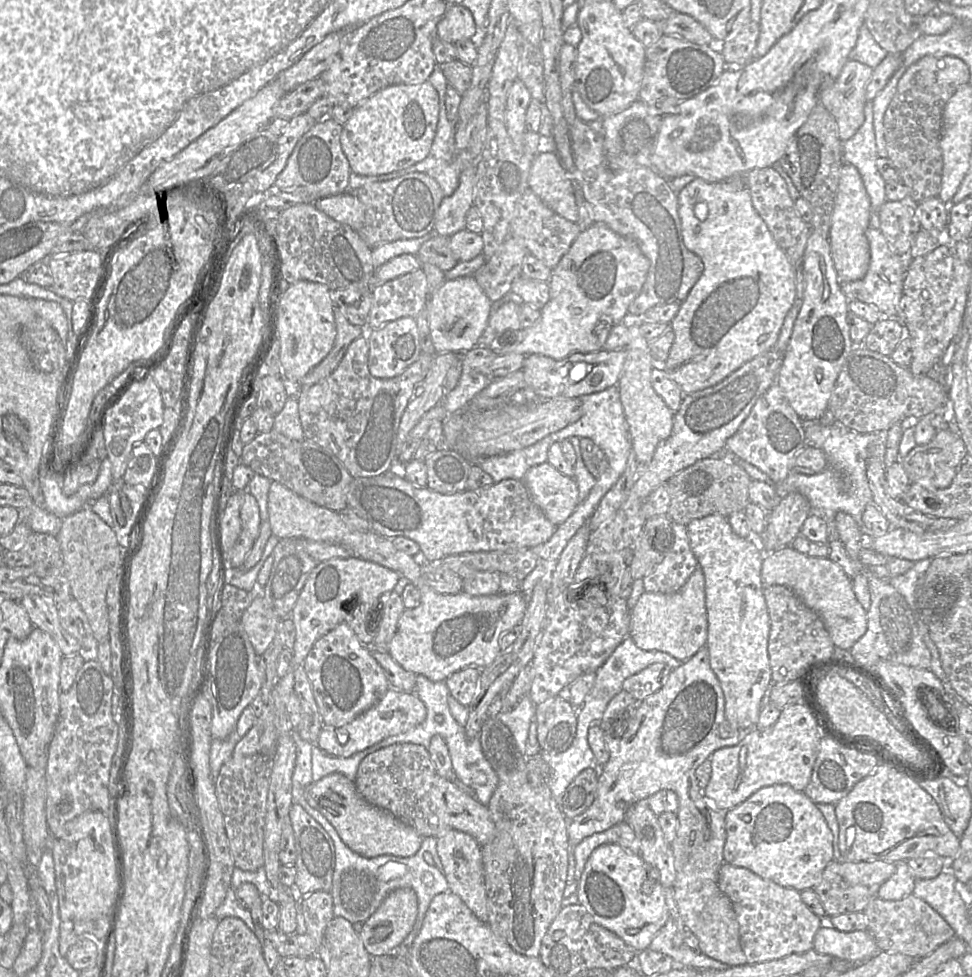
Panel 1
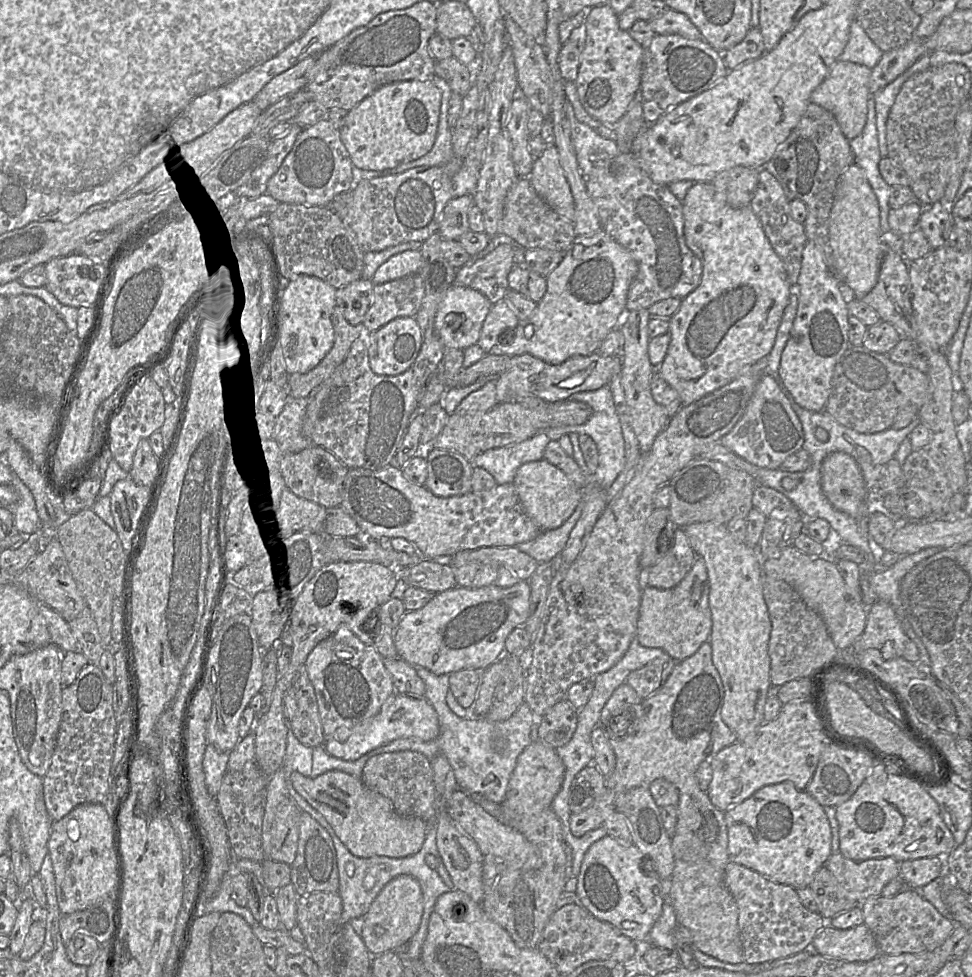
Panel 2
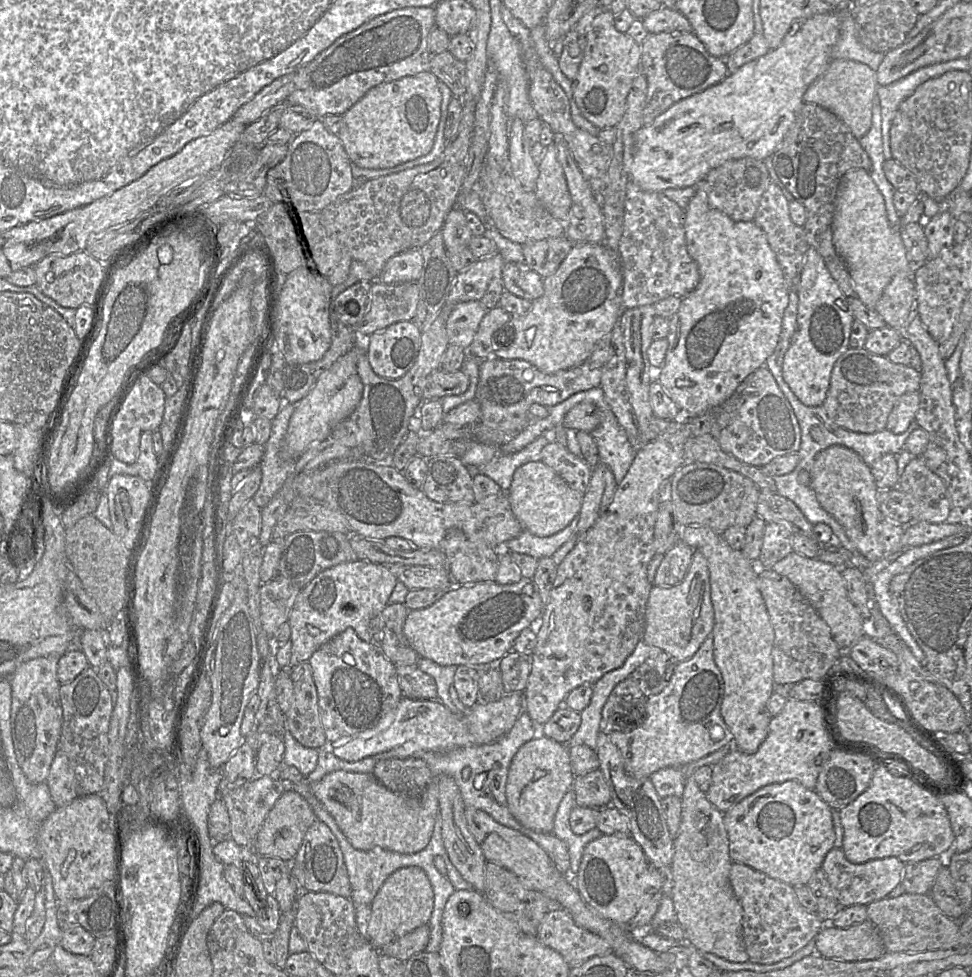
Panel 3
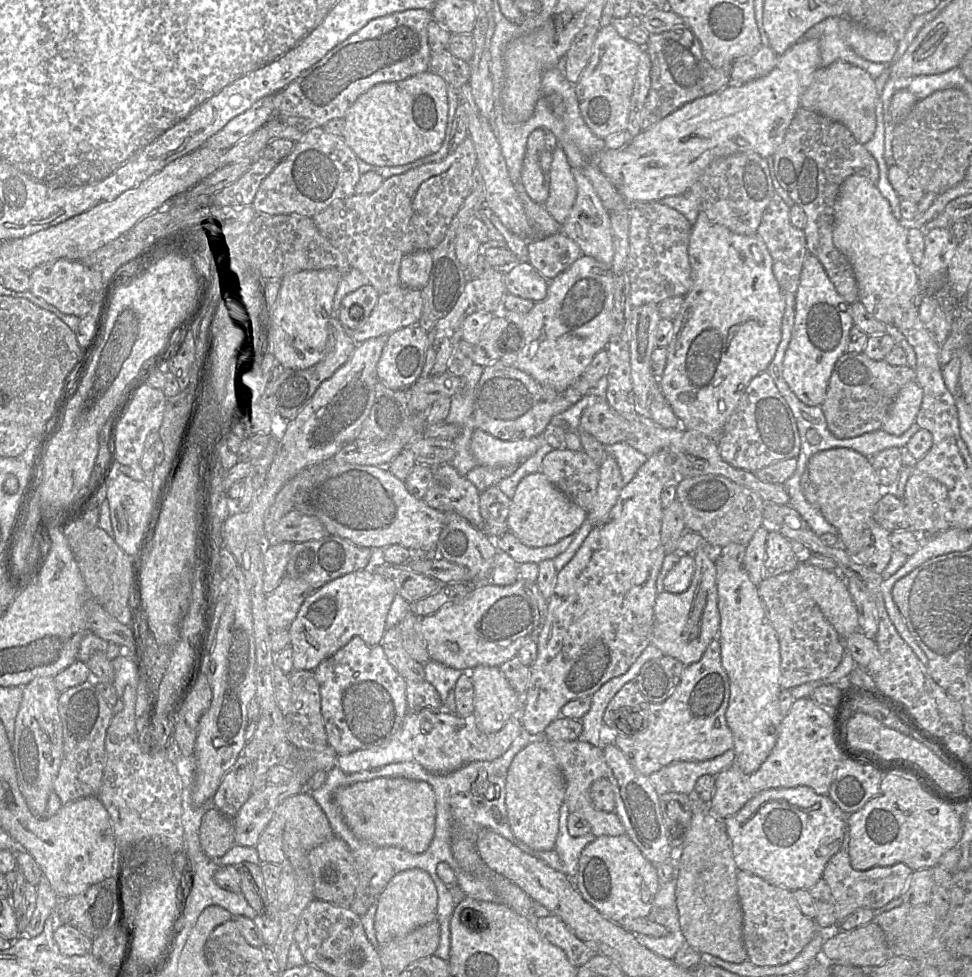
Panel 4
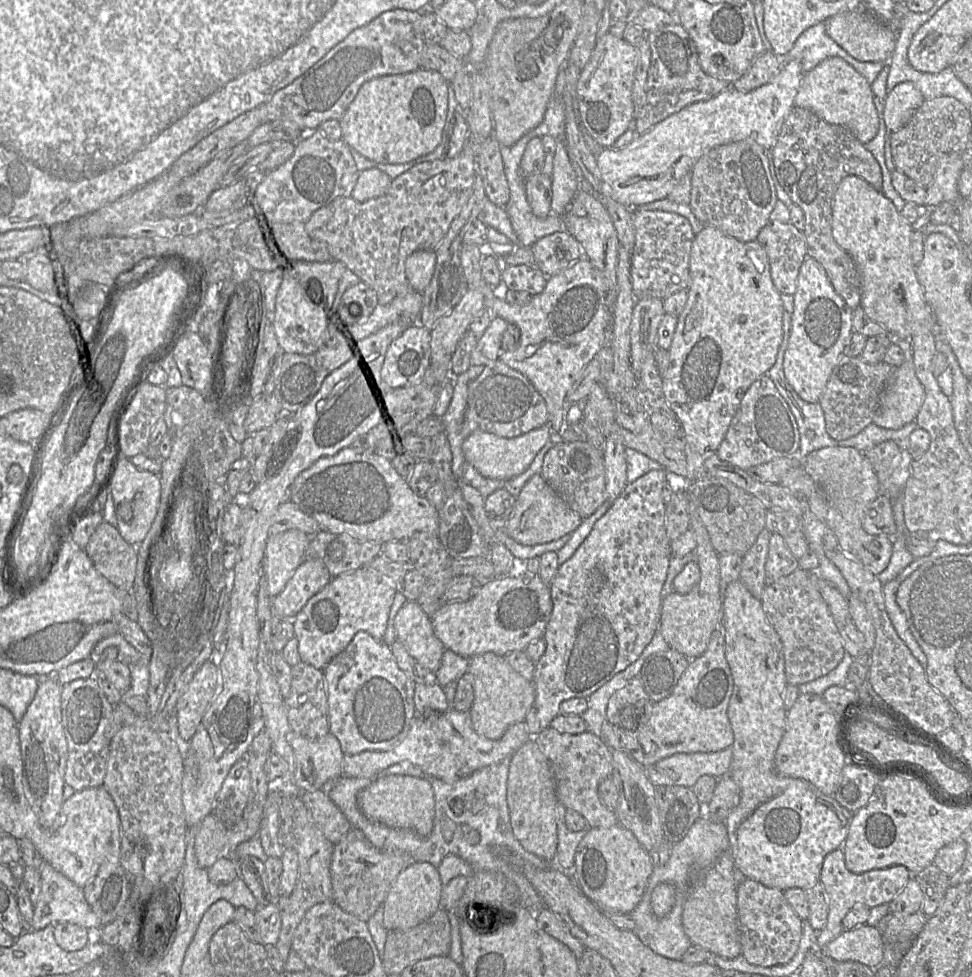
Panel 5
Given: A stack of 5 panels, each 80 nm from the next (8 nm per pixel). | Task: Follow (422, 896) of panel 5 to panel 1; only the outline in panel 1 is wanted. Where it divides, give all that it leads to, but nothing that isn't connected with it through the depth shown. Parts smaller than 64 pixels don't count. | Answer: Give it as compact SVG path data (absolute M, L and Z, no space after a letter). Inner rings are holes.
M411 888L391 892L364 922L359 935L371 957L392 954L413 929L418 898Z

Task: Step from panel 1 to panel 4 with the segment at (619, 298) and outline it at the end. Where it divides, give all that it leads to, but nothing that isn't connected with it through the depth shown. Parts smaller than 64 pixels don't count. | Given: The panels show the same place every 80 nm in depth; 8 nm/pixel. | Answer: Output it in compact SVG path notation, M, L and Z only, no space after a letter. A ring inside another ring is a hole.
M582 254L571 266L548 282L545 298L535 302L529 312L509 311L500 305L497 311L489 313L504 317L508 322L516 324L520 329L521 337L517 350L505 352L504 348L511 348L515 343L512 341L514 339L512 331L508 332L507 342L500 344L500 361L526 372L543 386L563 392L581 377L594 356L607 348L614 330L614 290L615 278L612 267Z

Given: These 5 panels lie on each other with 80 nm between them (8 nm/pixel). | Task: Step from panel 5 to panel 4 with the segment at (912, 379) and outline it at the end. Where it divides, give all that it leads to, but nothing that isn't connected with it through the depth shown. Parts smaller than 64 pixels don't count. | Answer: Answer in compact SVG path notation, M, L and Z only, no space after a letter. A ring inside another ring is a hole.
M916 381L905 384L898 392L882 429L900 435L915 422L923 399L923 390Z

